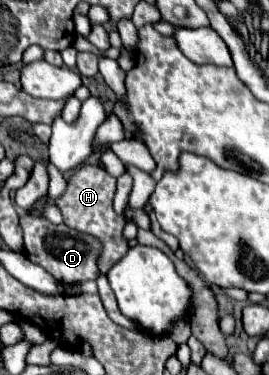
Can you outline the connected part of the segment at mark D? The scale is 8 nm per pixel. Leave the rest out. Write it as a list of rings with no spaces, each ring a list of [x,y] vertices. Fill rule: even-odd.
[[[28,213],[22,215],[22,231],[24,231],[24,255],[32,263],[44,267],[60,283],[72,285],[72,283],[80,283],[80,281],[98,277],[96,259],[102,251],[102,245],[94,237],[80,235],[78,231],[66,227],[64,223],[54,225],[46,219],[36,219]]]

